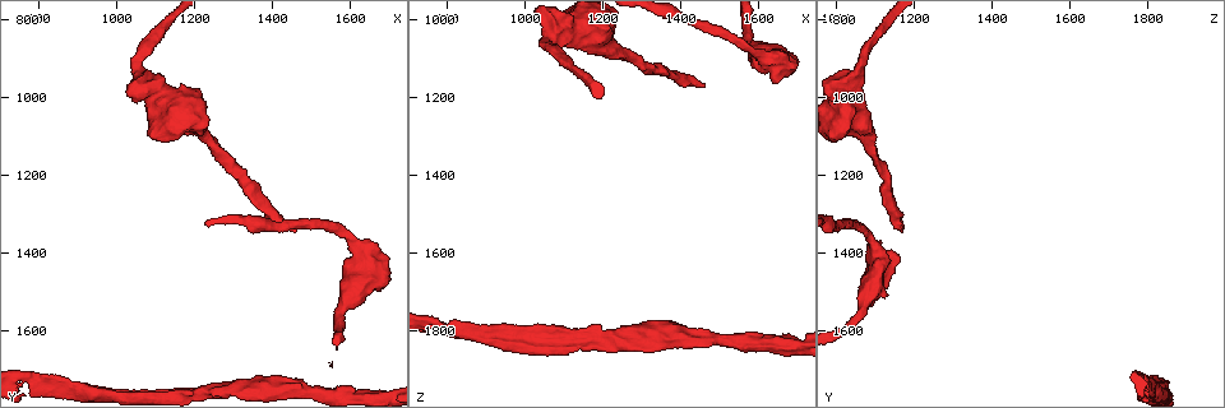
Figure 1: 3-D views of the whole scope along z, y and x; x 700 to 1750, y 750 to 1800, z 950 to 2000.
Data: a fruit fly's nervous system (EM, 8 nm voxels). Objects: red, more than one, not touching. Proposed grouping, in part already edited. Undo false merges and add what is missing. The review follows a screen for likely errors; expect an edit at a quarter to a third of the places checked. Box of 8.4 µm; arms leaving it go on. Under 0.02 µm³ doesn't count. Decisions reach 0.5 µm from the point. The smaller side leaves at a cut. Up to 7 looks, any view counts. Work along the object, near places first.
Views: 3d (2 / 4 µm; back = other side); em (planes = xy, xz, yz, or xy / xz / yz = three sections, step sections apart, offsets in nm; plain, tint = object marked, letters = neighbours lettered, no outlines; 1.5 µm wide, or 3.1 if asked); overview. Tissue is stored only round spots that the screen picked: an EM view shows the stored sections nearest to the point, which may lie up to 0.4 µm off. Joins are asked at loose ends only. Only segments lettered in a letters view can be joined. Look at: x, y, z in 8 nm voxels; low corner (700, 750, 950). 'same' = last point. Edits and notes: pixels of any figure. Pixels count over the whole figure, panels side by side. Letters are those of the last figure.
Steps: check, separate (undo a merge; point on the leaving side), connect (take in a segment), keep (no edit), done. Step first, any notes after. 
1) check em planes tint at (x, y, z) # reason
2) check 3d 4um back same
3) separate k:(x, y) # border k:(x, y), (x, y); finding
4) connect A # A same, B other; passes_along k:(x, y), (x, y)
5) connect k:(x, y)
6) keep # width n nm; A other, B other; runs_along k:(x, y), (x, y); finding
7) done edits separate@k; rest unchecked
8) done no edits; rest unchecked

check 3d 4um at (1685, 1455, 1135) # an open end

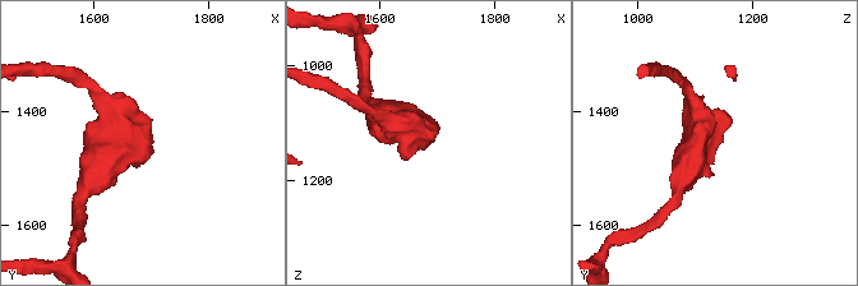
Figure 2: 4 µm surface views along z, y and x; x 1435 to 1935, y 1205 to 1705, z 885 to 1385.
check em xz step 8 letters at (1690, 1460, 1130) # need the tissue

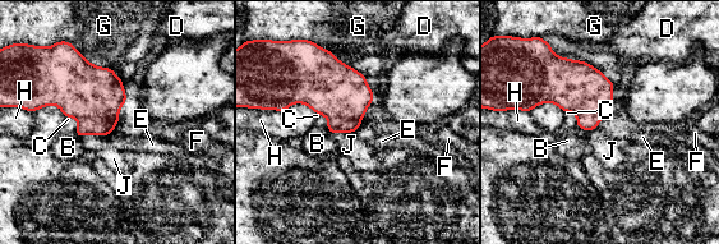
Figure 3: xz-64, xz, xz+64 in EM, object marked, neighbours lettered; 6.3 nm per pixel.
check em planes letters same # cut it another way

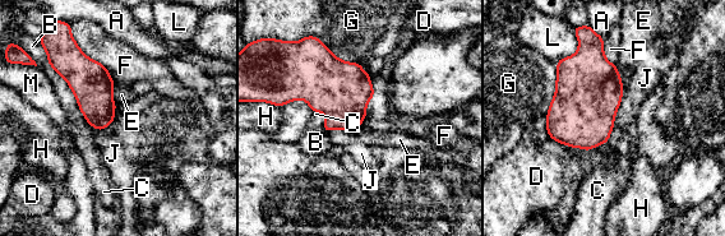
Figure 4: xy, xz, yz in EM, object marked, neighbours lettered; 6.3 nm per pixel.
keep # A other, B other, C other, D other, E other, F other, G other, H other, J other, L other, M other; none of them fits

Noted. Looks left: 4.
check 3d 2um at (1050, 930, 1055) # two arms in line, one across

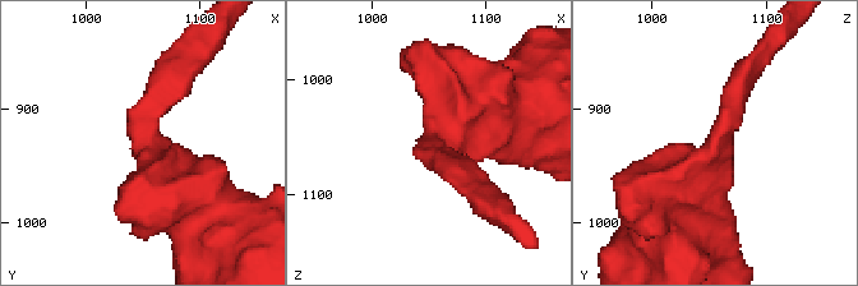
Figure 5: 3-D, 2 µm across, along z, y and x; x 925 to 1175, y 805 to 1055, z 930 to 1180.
check em planes letters at (1054, 934, 1052) # arms 3; arm_widths 190, 340, 480 nm

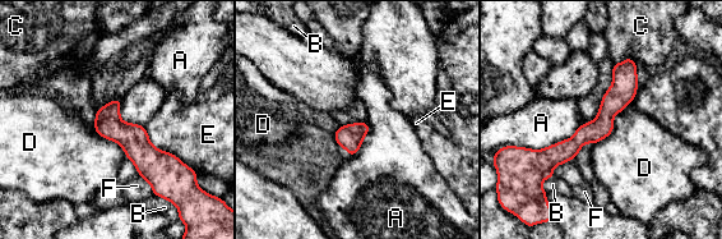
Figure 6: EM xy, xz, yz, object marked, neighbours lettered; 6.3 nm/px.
keep # longest_contact A 440 nm; A other, B other, C other, D other, E other, F other; border 6:(582, 123), (542, 148), (517, 147); one neuron here

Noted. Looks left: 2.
done no edits; rest unchecked

